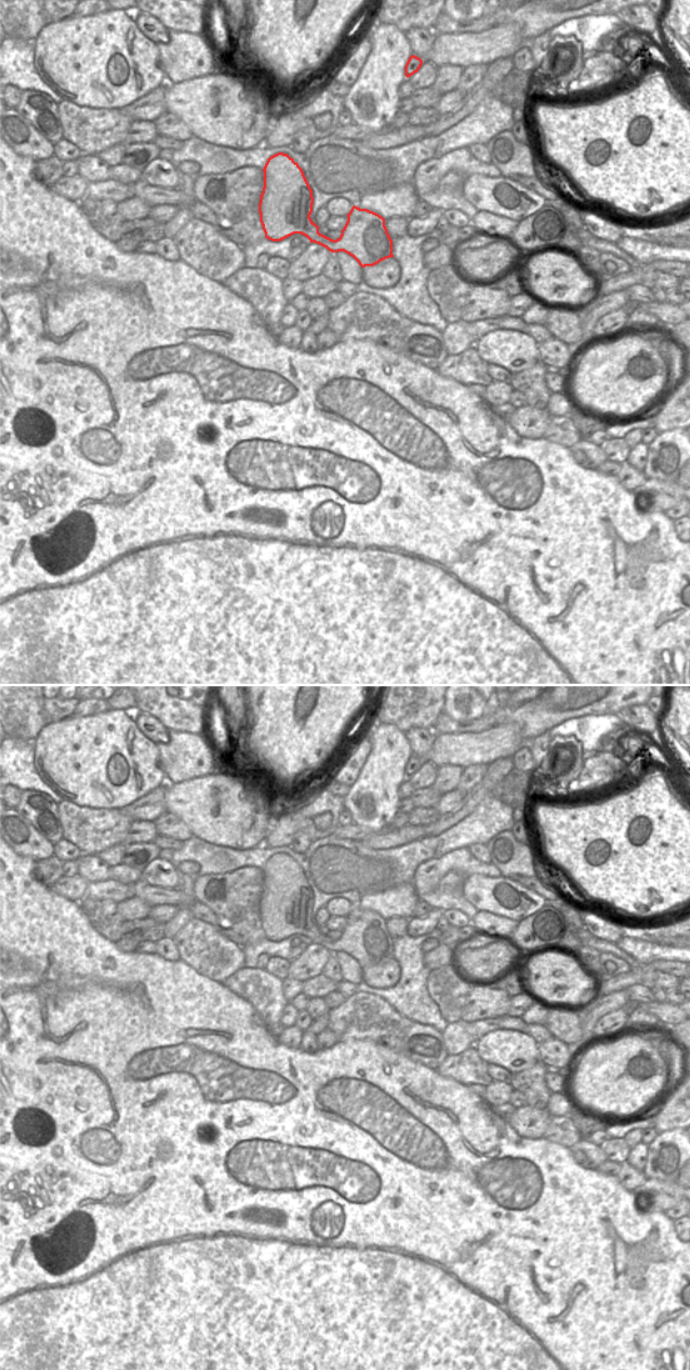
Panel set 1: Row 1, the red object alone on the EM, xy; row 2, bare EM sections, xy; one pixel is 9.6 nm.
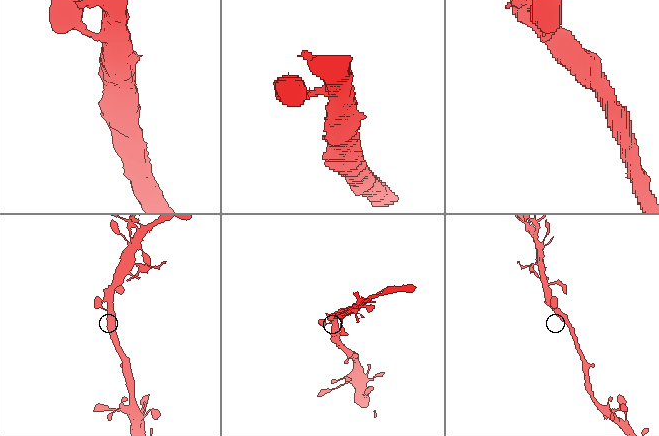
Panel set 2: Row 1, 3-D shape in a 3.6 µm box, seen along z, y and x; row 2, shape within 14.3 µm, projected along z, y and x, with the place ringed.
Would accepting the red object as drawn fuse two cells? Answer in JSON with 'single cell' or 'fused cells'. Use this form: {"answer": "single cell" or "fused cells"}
{"answer": "single cell"}

